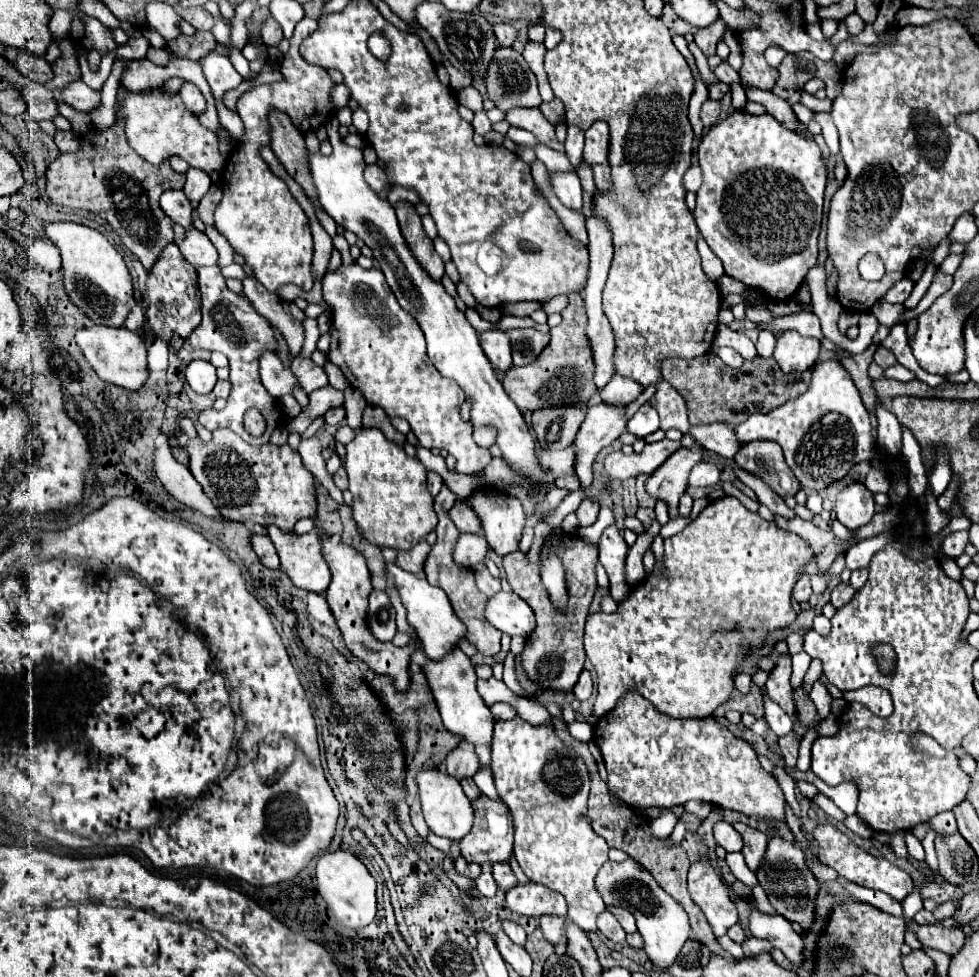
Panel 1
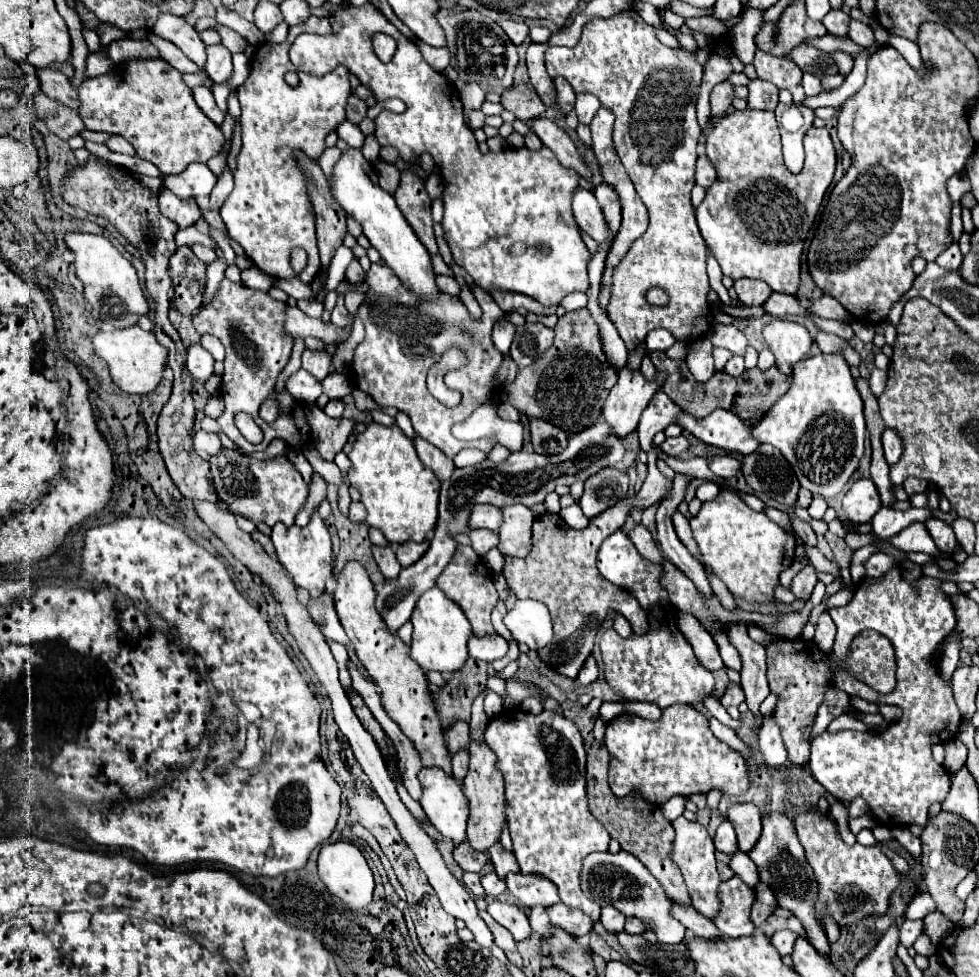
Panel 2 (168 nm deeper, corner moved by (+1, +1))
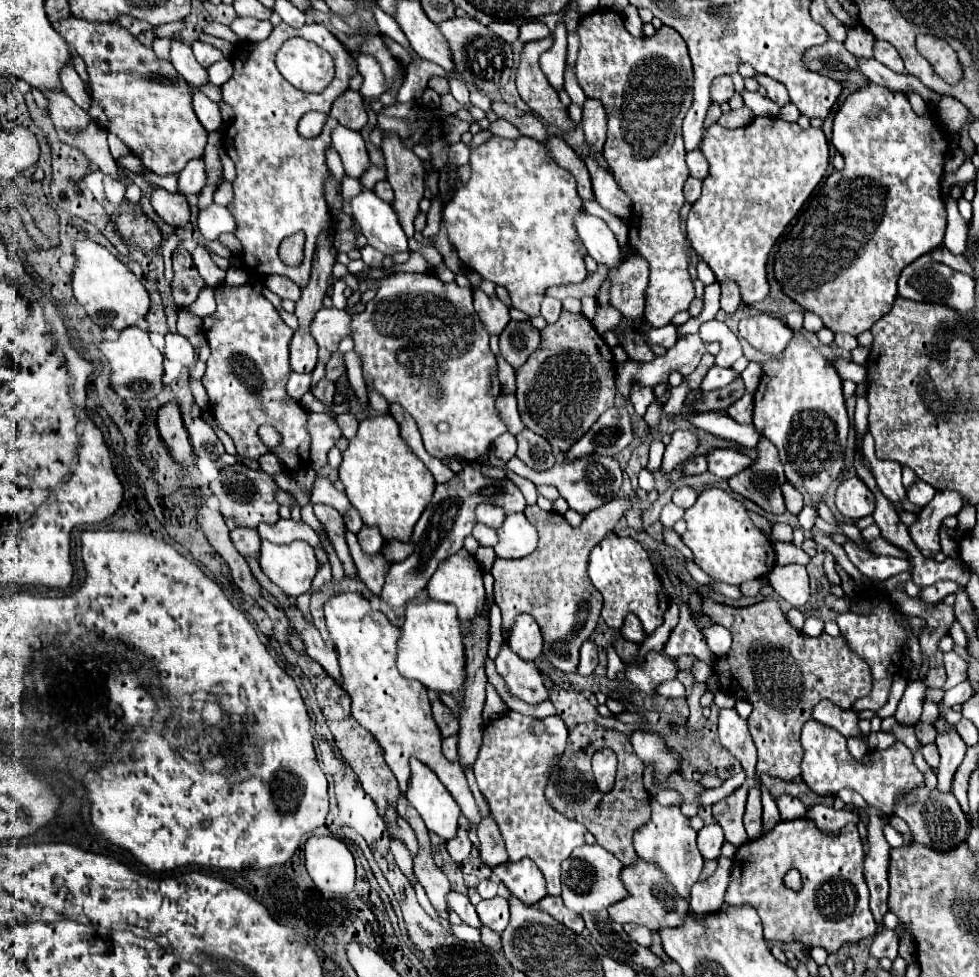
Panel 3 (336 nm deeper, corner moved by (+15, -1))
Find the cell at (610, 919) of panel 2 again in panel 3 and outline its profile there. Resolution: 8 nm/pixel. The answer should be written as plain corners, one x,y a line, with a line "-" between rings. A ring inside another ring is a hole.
637,858
637,862
633,862
621,870
621,882
627,888
627,896
609,908
609,916
615,922
641,924
641,926
647,926
649,930
655,932
661,926
679,926
685,920
685,914
689,910
687,900
683,900
675,892
675,888
667,882
663,870
659,866
655,866
655,862
647,862
643,858

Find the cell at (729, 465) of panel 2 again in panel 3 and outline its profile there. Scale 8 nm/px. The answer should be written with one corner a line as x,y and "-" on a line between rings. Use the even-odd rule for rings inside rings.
719,448
715,452
707,452
707,458
709,472
721,478
731,478
753,464
753,458
749,458
745,452
737,448

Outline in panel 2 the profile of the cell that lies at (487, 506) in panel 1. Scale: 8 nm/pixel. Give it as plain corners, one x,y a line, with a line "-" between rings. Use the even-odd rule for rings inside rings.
515,504
515,506
505,506
501,514
503,514
503,524
497,532
499,552
503,556
513,556
513,558
527,556
527,552
531,550
531,524
533,524
531,510
523,504

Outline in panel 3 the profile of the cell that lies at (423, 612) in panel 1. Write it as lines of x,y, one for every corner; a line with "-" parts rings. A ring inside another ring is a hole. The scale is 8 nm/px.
427,602
407,606
397,654
397,668
405,678
419,680
429,690
447,692
451,696
463,694
467,680
465,648
461,622
457,618
457,608
453,604

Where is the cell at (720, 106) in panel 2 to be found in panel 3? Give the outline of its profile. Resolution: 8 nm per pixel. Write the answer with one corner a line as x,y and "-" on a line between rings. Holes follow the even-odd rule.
725,74
725,76
713,80
713,86
711,86
711,100
713,100
713,102
723,104
723,102
727,102
733,94
735,94
735,90
733,90
733,80
731,80
731,76

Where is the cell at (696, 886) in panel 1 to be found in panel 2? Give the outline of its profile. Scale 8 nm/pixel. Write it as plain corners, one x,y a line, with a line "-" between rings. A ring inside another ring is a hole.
679,816
673,822
673,828
677,832
675,844
673,844
673,860
679,866
679,870
683,870
683,878
685,878
693,908
697,912
701,912
703,916
707,916
709,920
715,920
715,916
721,910
721,898
719,898
719,892
717,892
717,888
721,884
721,878
717,874
717,868
715,868
713,840
711,840
711,836
707,834
707,830
701,824
689,822
683,816

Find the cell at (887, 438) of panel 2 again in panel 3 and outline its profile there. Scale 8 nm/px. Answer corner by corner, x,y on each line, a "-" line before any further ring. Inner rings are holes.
877,460
871,466
871,472
877,484
881,486
881,492
887,496
887,500
891,500
897,512
903,512
901,502
905,500
905,488
903,488
899,470
901,470
899,462
887,462
887,460

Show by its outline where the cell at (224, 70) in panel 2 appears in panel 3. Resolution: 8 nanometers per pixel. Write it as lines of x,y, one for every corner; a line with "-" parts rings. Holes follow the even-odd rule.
195,42
195,44
191,44
191,46
193,46
193,54
195,54
197,62
199,62
203,68
209,68
211,64
215,64
215,62
219,62
219,60
225,58
225,54
223,54
219,48
211,46
211,44

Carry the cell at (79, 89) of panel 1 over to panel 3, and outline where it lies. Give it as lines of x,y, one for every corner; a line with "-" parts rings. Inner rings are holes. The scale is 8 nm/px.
69,16
65,20
59,20
57,30
87,64
87,72
91,78
91,108
87,112
91,114
91,120
99,126
105,126
107,132
117,134
131,148
131,152
141,158
145,168
159,176
179,174
179,170
183,170
189,160
203,156
203,148
207,144
207,130
201,126
193,112
193,90
169,60
157,58
153,48
143,46
137,36
133,36
117,22
89,22
83,18

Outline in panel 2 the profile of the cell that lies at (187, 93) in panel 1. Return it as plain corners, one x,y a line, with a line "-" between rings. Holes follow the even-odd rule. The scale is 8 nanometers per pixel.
197,86
197,88
191,88
191,92
193,92
193,98
195,98
197,106
201,108
201,112
203,112
209,120
213,120
213,122
219,126
219,124
223,122
225,114
217,108
211,90
209,90
207,86

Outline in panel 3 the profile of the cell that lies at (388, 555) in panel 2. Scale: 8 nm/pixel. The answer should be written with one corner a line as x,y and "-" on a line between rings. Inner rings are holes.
363,526
357,532
357,538
359,538
359,544
365,552
379,552
383,546
383,536
377,526

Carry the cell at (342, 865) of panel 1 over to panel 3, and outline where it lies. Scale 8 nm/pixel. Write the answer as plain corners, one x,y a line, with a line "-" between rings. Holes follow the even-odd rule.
309,836
305,866
319,890
331,894
351,892
355,886
355,860
343,840
335,836

